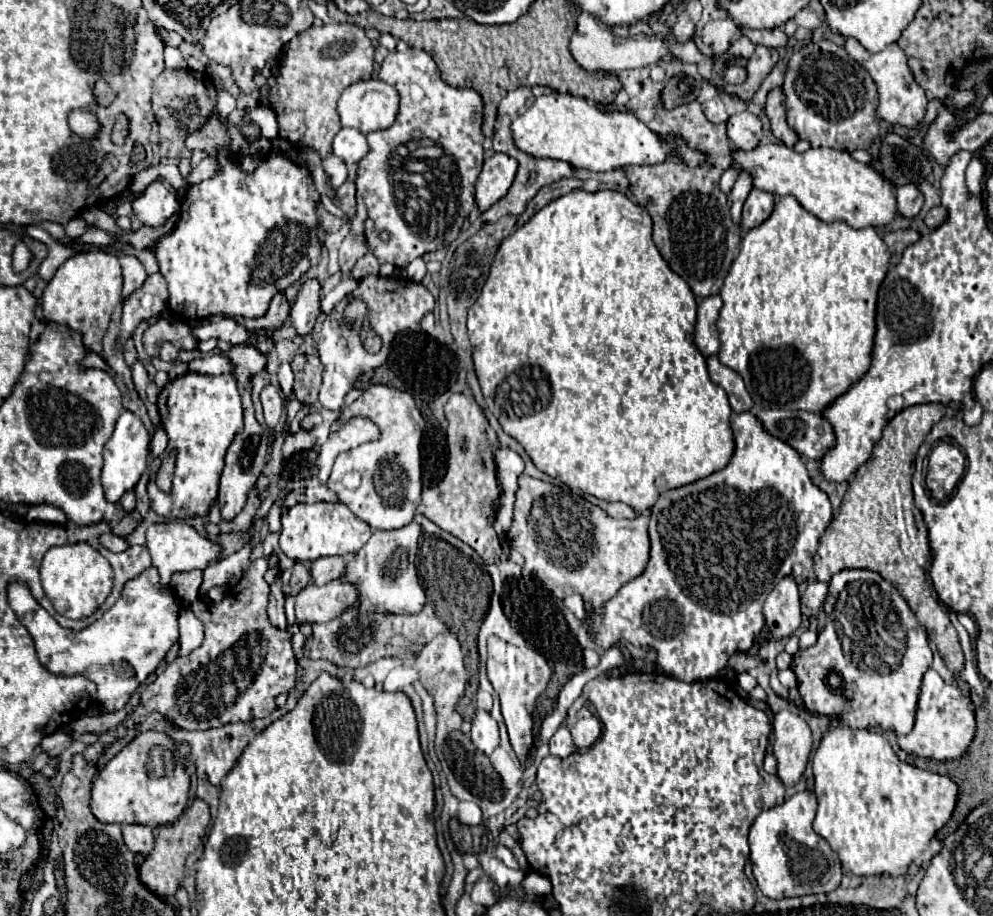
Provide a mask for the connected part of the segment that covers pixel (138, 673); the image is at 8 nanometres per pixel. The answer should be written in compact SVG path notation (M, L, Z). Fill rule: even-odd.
M148 568L130 580L118 602L94 624L74 632L62 628L30 594L26 582L8 584L8 604L34 638L40 662L54 674L84 674L98 686L102 710L116 712L126 706L130 694L158 668L172 644L178 642L180 604L170 590L162 590L158 570Z

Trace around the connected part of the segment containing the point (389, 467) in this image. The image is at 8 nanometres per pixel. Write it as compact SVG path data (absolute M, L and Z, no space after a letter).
M384 384L366 388L360 398L346 408L332 430L338 430L340 424L352 416L370 418L380 428L380 438L340 454L328 478L328 488L336 492L338 500L344 502L360 520L368 522L374 530L402 528L412 522L414 512L420 504L420 440L424 432L424 418L408 392Z

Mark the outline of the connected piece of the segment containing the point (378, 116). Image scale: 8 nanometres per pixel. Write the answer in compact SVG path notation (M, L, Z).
M376 78L360 80L340 94L338 114L342 126L356 128L362 134L386 130L398 114L398 92Z

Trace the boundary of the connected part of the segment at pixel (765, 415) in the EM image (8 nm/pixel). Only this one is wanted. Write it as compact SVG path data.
M766 410L760 416L764 428L788 442L804 458L820 460L834 446L834 430L826 416L804 410Z

